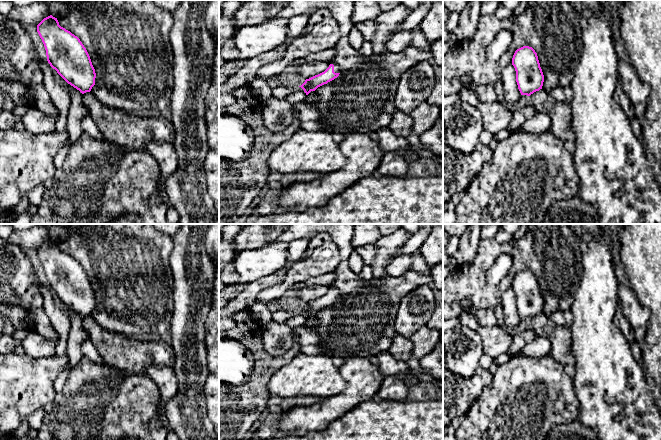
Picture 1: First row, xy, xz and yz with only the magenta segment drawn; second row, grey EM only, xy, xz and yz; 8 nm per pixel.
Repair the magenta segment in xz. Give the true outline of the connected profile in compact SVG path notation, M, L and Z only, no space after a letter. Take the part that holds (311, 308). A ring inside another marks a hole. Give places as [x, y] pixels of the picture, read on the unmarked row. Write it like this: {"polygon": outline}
{"polygon": "M330 287L329 291L324 296L306 303L299 311L301 311L306 319L308 319L311 315L315 315L318 311L337 302L340 297L340 291L337 288Z"}

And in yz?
{"polygon": "M523 270L517 273L512 282L516 295L516 306L521 319L530 320L542 313L544 299L537 277L532 271Z"}

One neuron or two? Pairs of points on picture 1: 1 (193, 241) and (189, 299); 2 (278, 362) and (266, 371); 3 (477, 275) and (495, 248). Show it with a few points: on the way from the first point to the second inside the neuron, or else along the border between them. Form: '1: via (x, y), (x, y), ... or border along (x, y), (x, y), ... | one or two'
1: via (191, 255), (191, 285) | one
2: via (275, 363), (269, 368) | one
3: via (477, 268), (488, 255) | one

